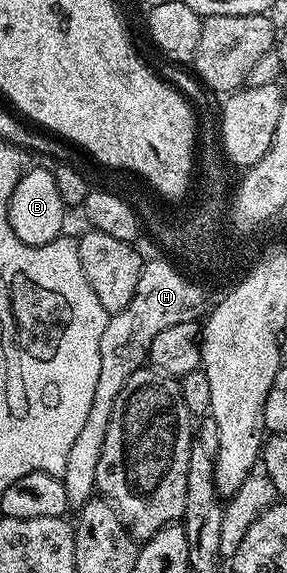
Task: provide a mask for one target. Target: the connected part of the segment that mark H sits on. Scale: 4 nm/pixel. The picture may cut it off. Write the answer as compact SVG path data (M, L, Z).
M146 260L142 264L131 303L127 303L123 311L112 314L103 331L103 339L99 343L99 383L95 383L91 415L87 415L87 423L67 459L63 478L70 506L80 507L94 496L97 488L95 471L99 467L99 455L103 455L103 439L111 423L111 411L115 411L115 399L119 399L119 391L123 391L127 379L146 364L155 337L161 331L167 331L167 327L175 327L184 321L197 321L206 312L204 291L191 278L184 277L180 273L182 270L170 261Z

